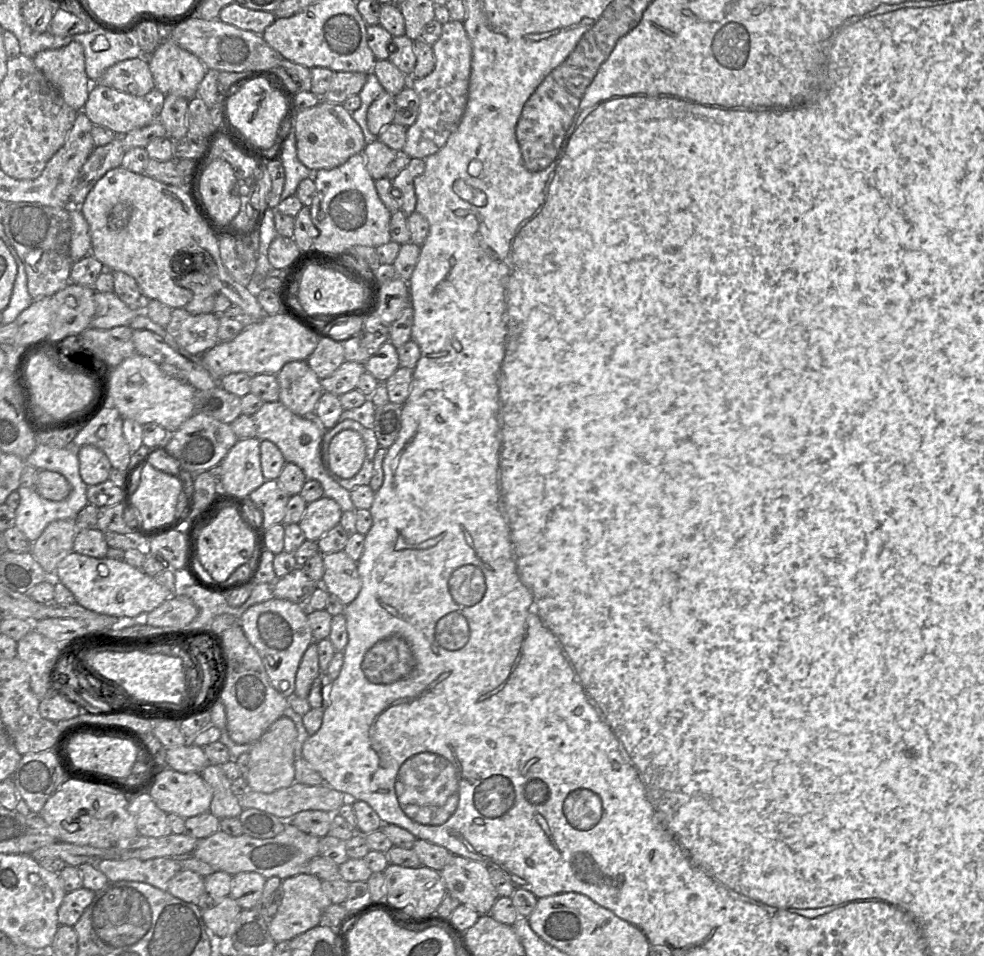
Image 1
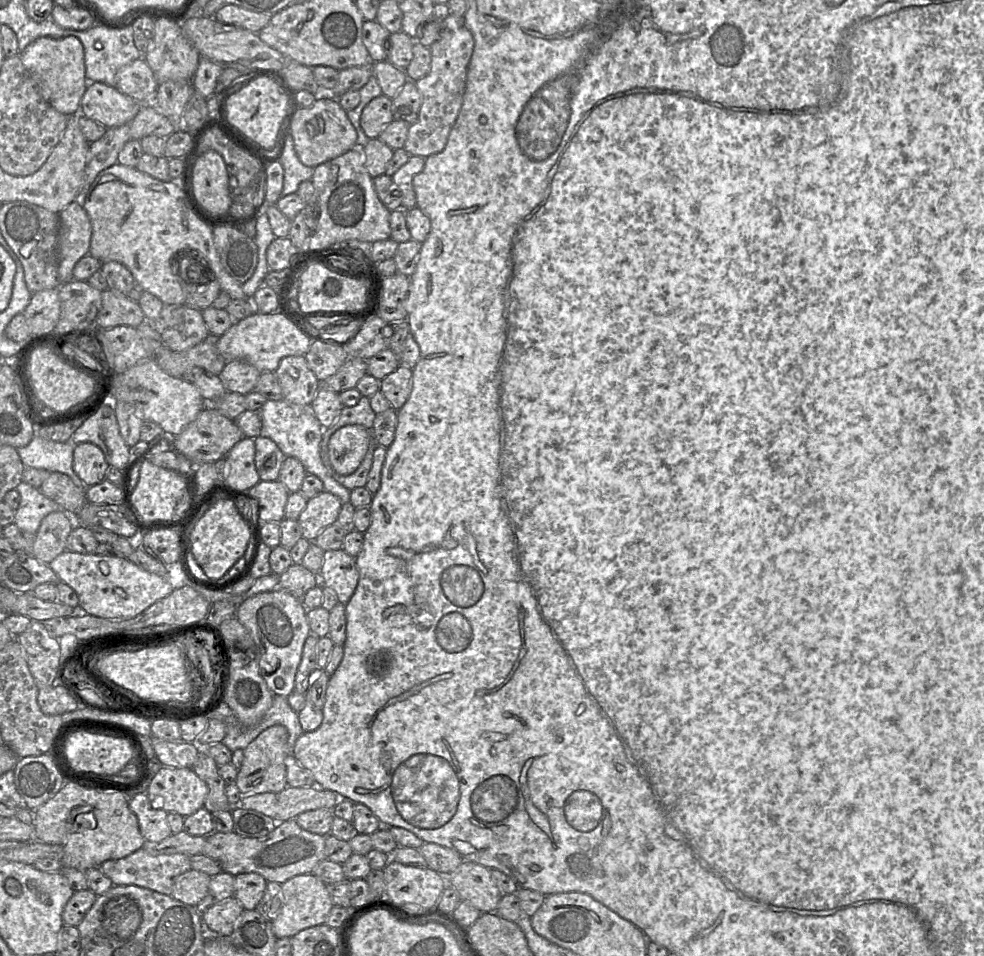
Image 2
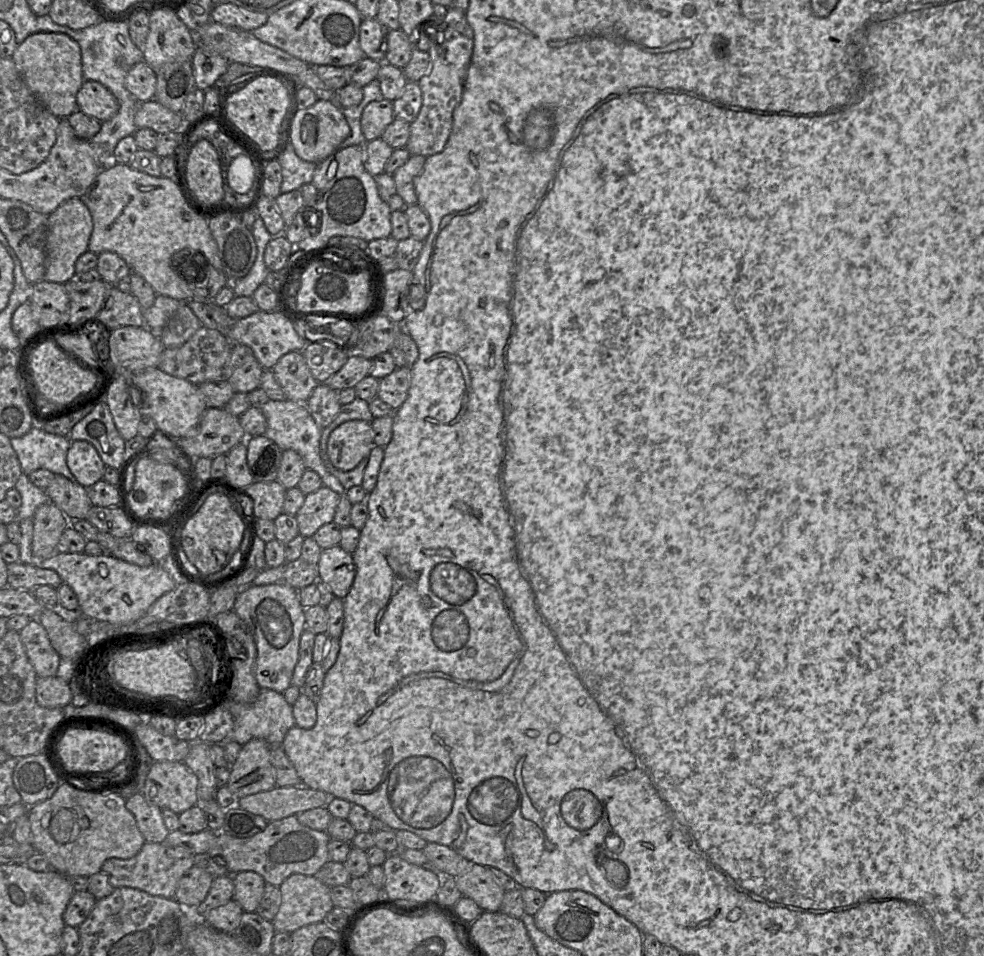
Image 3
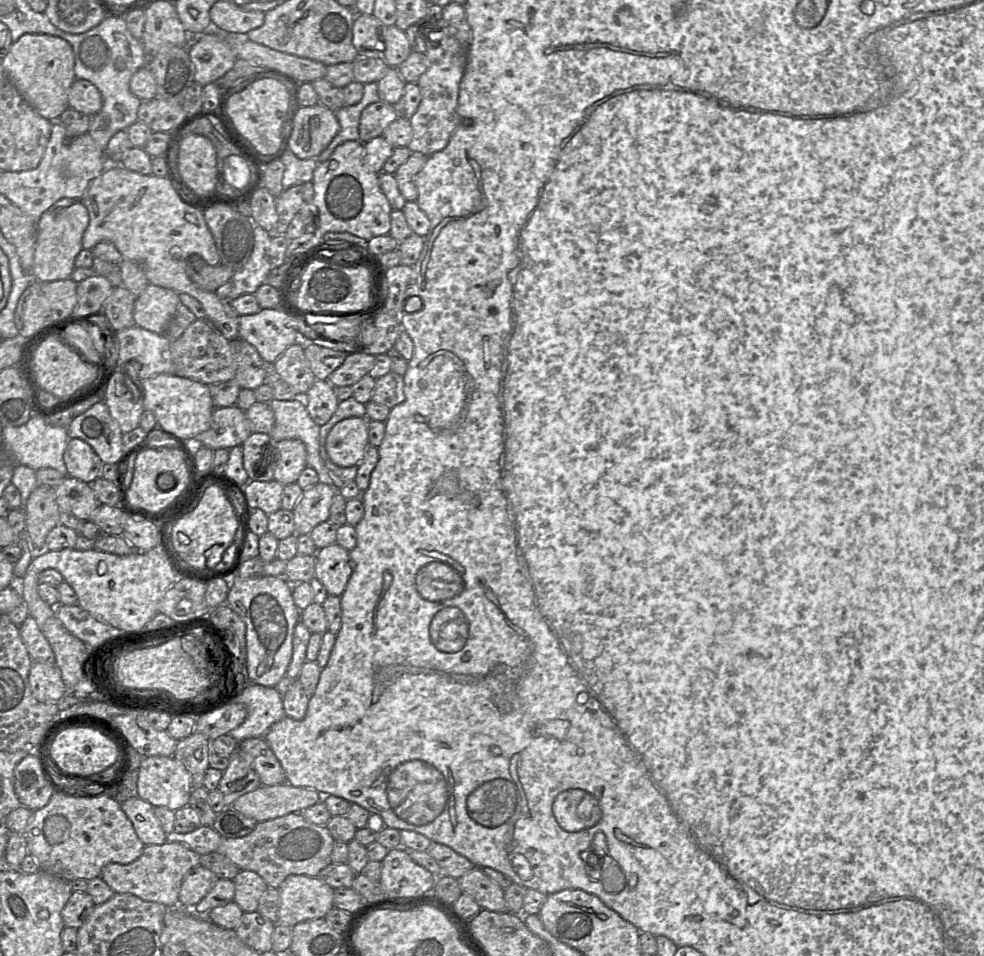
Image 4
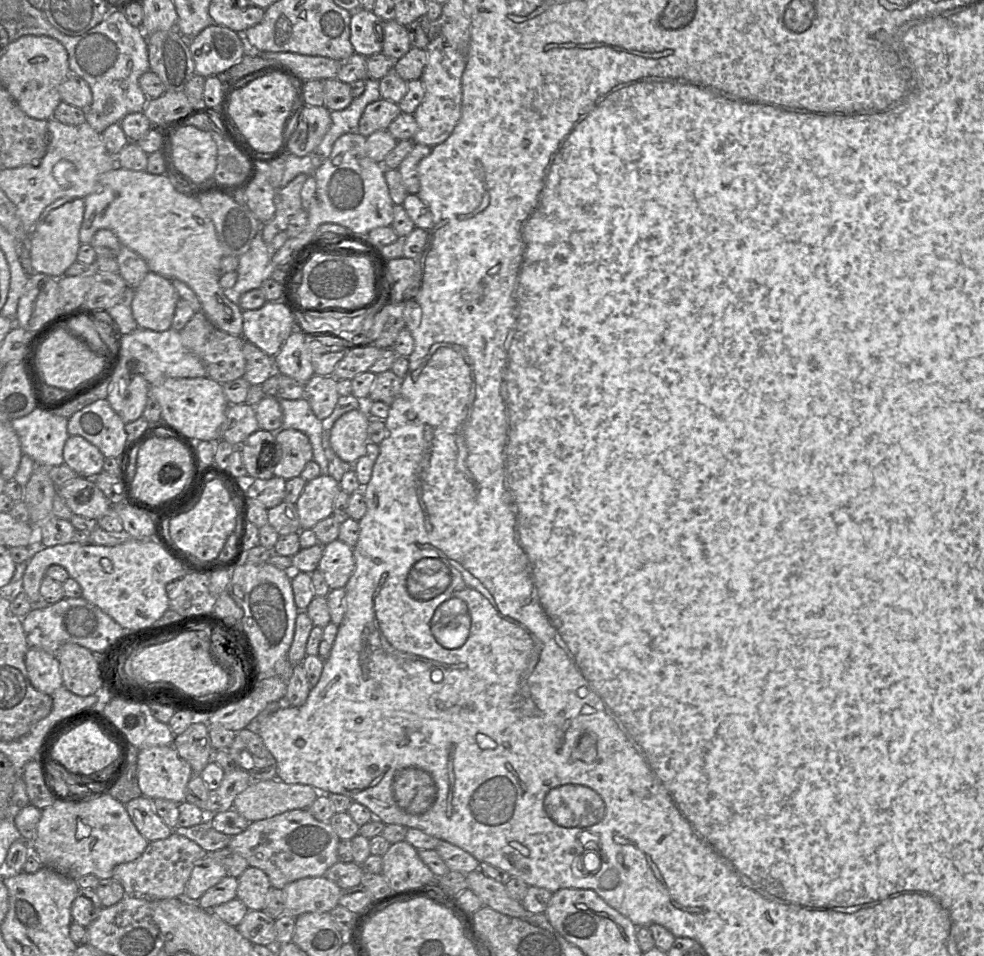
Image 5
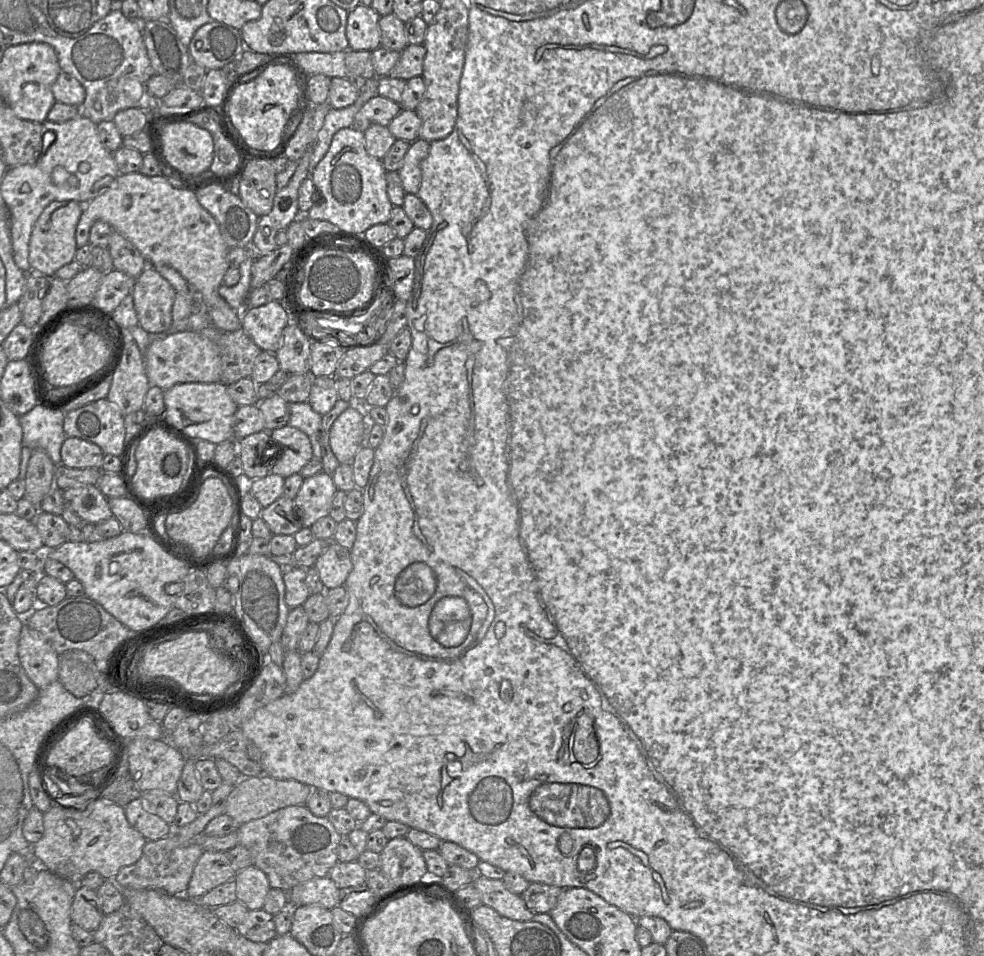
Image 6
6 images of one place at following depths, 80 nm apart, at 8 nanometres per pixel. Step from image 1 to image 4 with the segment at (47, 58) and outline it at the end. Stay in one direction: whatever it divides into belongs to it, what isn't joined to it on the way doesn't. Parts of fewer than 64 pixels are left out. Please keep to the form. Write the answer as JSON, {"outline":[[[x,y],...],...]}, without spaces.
{"outline":[[[24,34],[17,42],[12,43],[7,56],[2,59],[6,75],[21,96],[39,115],[50,121],[57,121],[69,107],[68,92],[76,79],[74,65],[75,56],[72,46],[66,40],[49,34]]]}

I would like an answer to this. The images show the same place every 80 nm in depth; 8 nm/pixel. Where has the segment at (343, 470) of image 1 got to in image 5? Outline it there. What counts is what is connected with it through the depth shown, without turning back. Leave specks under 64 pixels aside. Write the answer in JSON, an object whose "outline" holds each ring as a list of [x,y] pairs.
{"outline":[[[364,403],[362,407],[344,413],[334,422],[330,432],[330,444],[342,461],[354,464],[365,454],[370,422],[371,418]]]}

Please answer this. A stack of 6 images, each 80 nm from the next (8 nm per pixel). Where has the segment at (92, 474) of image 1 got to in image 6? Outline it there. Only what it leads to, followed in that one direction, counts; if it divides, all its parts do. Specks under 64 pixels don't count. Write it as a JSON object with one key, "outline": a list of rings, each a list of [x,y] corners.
{"outline":[[[67,437],[61,446],[62,465],[69,468],[102,468],[102,449],[87,440]]]}

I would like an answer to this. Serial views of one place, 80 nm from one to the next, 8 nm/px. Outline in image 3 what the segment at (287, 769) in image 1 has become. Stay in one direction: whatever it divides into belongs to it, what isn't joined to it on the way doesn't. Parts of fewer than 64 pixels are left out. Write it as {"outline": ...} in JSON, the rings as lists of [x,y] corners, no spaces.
{"outline":[[[254,738],[242,745],[230,768],[227,786],[239,798],[276,787],[270,745],[264,739]]]}

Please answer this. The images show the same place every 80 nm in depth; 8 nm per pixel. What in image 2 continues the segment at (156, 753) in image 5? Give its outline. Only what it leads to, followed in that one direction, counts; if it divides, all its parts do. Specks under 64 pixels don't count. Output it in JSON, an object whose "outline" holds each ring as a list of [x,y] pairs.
{"outline":[[[163,766],[146,788],[153,809],[178,813],[183,817],[202,808],[207,793],[206,783],[192,768]]]}

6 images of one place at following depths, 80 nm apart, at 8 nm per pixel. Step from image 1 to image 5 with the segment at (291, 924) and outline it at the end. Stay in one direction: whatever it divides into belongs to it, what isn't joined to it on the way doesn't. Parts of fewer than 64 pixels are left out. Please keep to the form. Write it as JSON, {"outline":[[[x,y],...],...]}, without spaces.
{"outline":[[[306,877],[290,882],[284,886],[283,899],[285,913],[299,916],[308,912],[328,912],[339,905],[341,888],[321,877]]]}

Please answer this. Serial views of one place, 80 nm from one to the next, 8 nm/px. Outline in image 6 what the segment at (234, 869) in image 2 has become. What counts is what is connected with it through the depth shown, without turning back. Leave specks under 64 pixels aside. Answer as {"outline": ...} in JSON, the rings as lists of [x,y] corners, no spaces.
{"outline":[[[303,804],[278,809],[241,825],[238,837],[239,844],[251,852],[253,866],[266,874],[271,888],[290,891],[313,878],[327,877],[339,861],[337,847],[345,836],[337,832],[328,816],[316,816]]]}

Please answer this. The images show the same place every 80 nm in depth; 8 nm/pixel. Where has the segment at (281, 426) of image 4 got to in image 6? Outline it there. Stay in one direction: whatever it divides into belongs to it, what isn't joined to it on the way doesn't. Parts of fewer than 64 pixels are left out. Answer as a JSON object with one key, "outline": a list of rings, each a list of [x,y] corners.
{"outline":[[[308,401],[289,403],[288,425],[302,430],[310,439],[313,457],[322,461],[320,431],[322,415],[316,412]]]}

